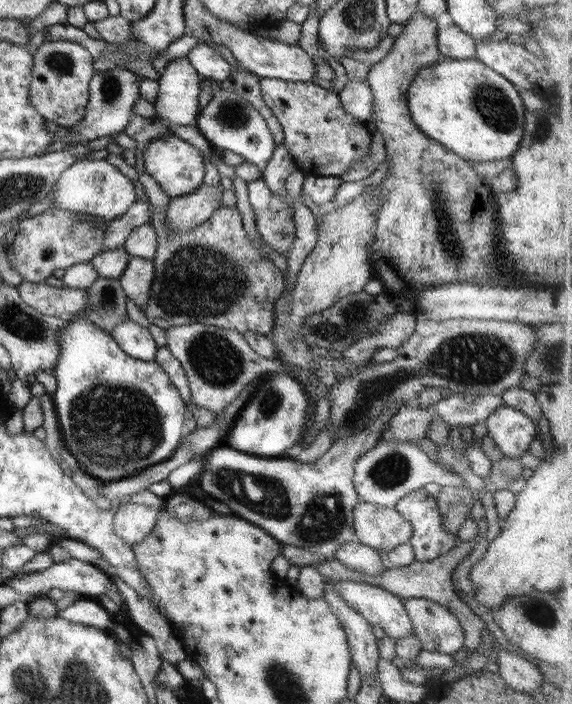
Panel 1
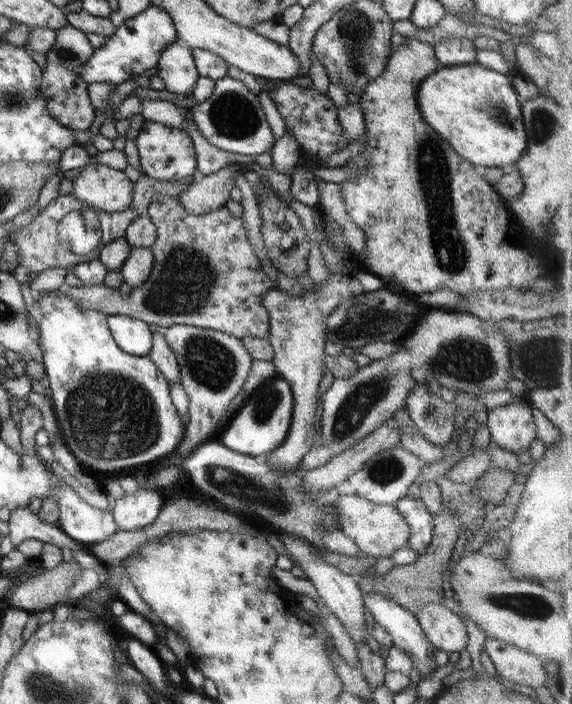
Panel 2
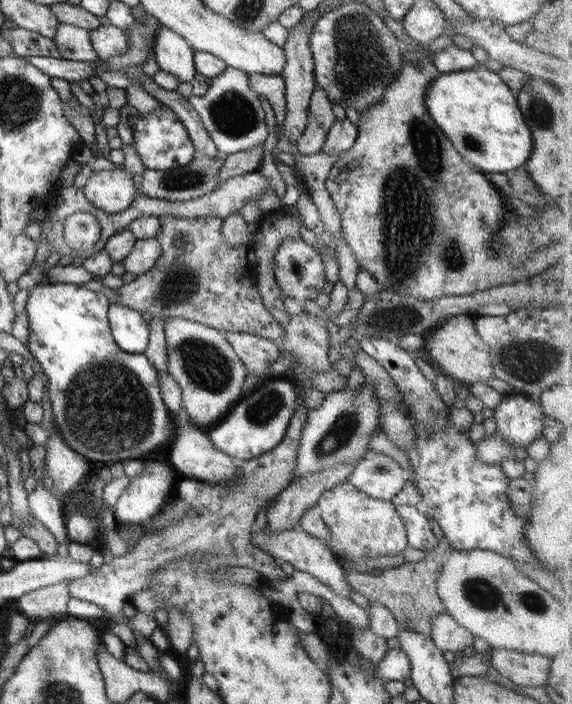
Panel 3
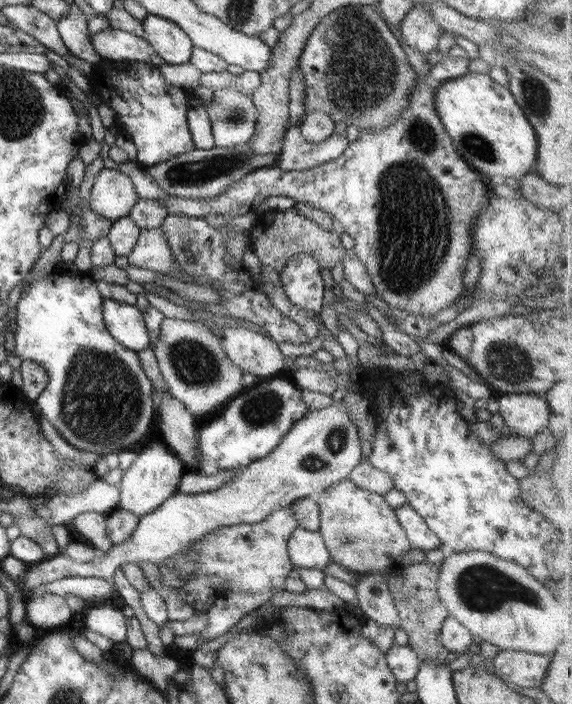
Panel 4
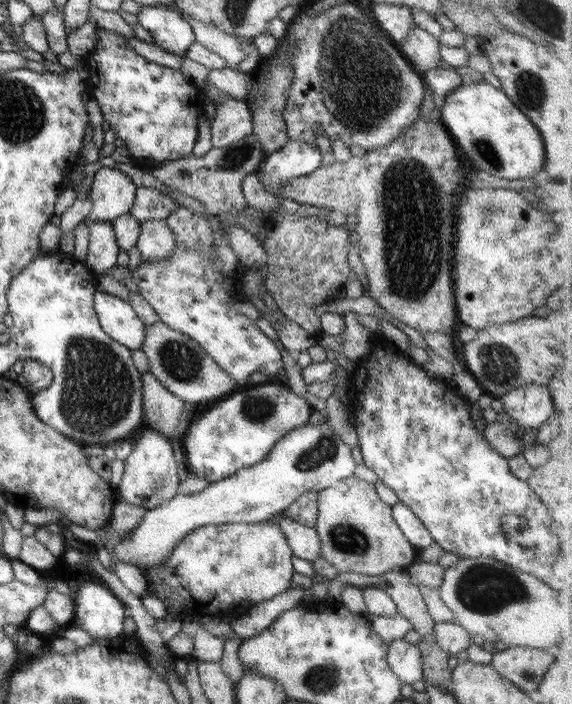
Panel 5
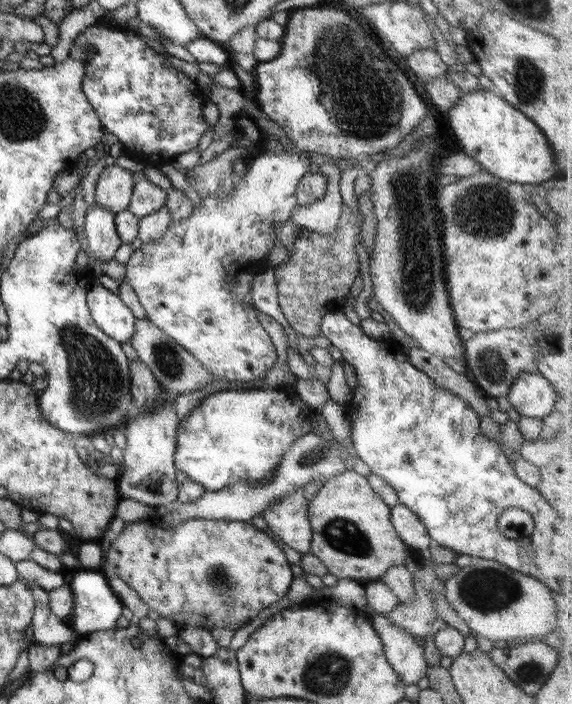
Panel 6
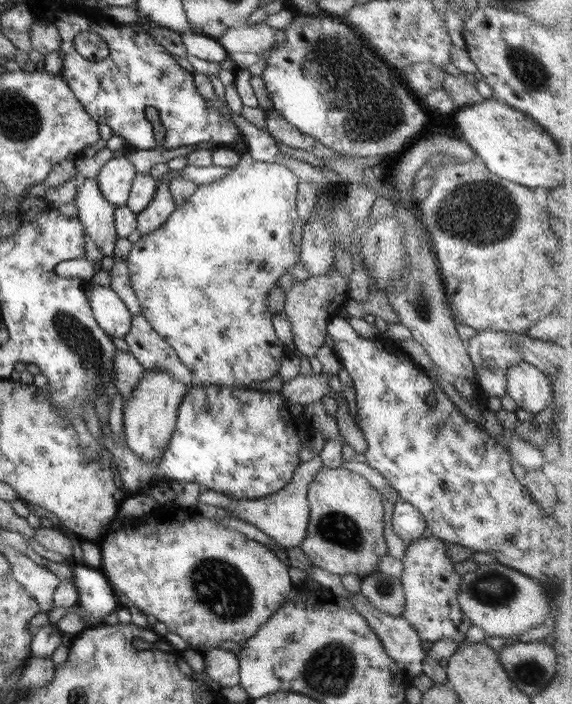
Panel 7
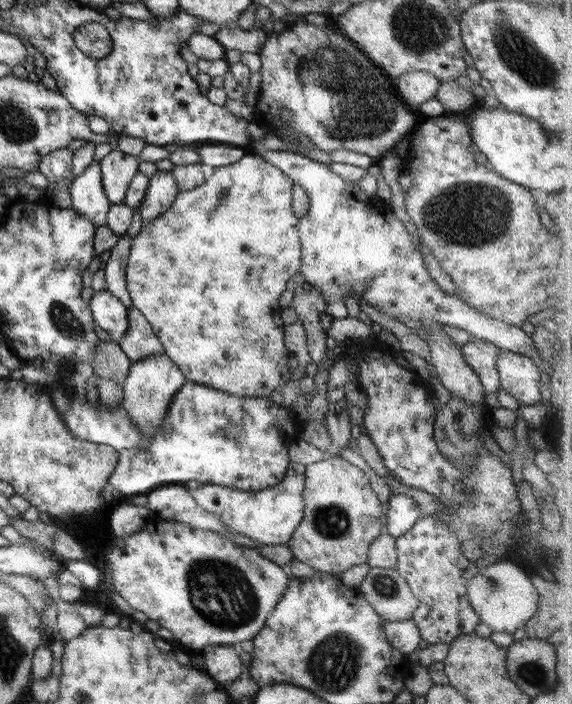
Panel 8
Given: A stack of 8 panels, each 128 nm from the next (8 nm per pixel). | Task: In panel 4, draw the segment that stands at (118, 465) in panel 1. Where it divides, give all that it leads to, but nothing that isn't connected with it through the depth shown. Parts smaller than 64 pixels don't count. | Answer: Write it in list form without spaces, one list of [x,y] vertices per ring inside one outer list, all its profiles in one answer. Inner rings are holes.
[[[58,267],[48,277],[24,283],[16,304],[15,351],[8,355],[31,360],[46,368],[48,386],[34,402],[40,416],[56,428],[73,447],[96,454],[137,450],[156,433],[154,386],[140,365],[138,353],[122,346],[108,332],[102,316],[104,297],[96,287],[96,277],[84,273],[70,276]]]

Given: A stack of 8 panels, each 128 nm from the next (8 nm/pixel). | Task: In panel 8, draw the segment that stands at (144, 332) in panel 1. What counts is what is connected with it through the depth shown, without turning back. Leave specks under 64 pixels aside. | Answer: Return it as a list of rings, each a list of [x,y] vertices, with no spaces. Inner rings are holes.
[[[94,291],[89,303],[93,321],[114,340],[120,342],[128,328],[128,307],[112,293]]]

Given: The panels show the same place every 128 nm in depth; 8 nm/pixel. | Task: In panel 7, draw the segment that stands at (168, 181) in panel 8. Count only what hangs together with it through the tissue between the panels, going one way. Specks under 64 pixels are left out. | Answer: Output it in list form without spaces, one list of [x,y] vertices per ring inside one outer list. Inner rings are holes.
[[[160,180],[154,196],[155,200],[149,205],[149,208],[136,214],[137,229],[141,235],[150,234],[150,232],[160,228],[166,222],[166,218],[177,208],[170,195],[169,184],[163,181],[168,180]]]

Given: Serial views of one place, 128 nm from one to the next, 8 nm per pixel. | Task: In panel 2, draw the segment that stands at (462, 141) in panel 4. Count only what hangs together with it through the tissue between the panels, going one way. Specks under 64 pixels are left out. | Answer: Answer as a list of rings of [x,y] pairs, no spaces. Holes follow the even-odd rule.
[[[474,63],[441,66],[418,87],[422,119],[464,160],[484,167],[513,168],[527,148],[521,100],[511,77]]]

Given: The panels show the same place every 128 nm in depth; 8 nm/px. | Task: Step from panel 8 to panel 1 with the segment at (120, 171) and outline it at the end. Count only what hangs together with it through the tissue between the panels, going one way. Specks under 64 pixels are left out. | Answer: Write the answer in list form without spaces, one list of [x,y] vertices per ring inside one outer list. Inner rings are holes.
[[[83,160],[76,162],[62,172],[54,184],[51,194],[54,196],[50,208],[70,210],[93,220],[116,220],[128,212],[137,202],[133,181],[121,174],[120,170],[103,160]]]

